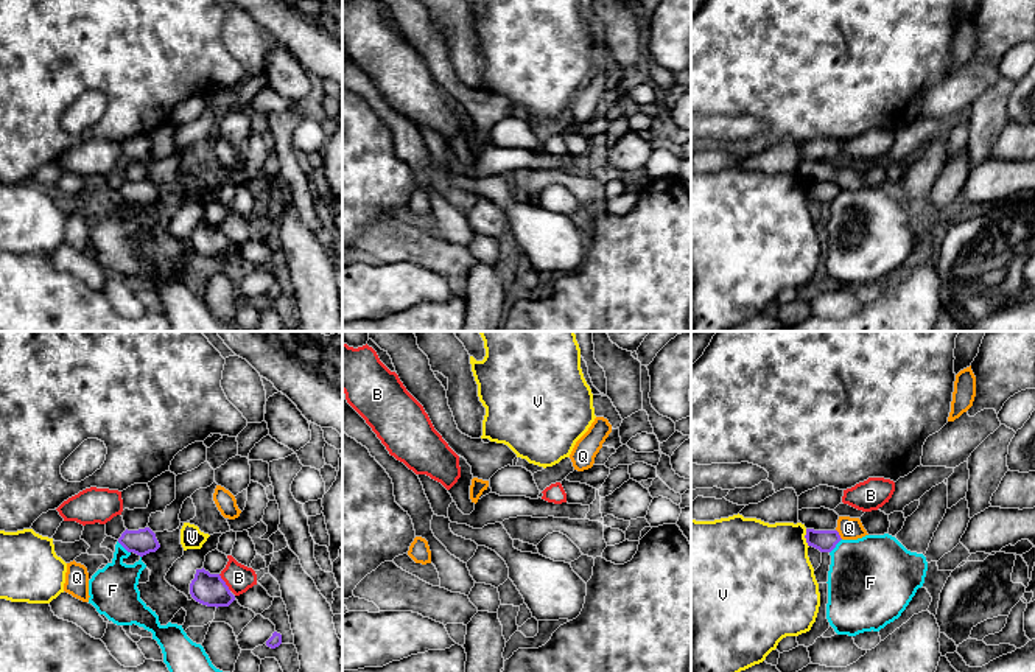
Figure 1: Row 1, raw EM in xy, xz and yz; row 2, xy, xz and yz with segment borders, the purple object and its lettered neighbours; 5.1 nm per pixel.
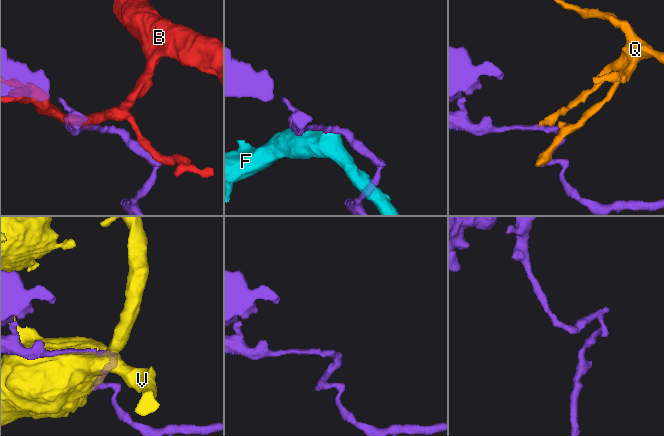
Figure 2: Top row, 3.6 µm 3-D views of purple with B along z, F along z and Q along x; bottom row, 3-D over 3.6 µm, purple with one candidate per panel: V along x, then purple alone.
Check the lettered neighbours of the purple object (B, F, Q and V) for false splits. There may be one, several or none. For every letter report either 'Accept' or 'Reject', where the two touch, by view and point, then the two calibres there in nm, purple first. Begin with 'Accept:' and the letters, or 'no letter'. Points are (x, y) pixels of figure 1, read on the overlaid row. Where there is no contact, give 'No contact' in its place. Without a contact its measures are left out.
Accept: no letter
B: Reject. Touches purple at xy (224, 582). Thickness 170 nm (purple) against 140 nm
F: Reject. Touches purple at yz (835, 546). Thickness 110 nm (purple) against 440 nm
Q: Reject. Touches purple at yz (838, 534). Thickness 110 nm (purple) against 110 nm
V: Reject. Touches purple at yz (805, 537). Thickness 110 nm (purple) against 440 nm

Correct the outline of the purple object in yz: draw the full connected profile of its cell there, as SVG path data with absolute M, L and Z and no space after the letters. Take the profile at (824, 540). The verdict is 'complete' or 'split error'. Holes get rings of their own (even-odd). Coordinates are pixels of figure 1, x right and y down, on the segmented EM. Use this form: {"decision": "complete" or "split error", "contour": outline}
{"decision": "complete", "contour": "M806 529L806 543L820 552L831 552L842 540L837 530L814 530Z"}

